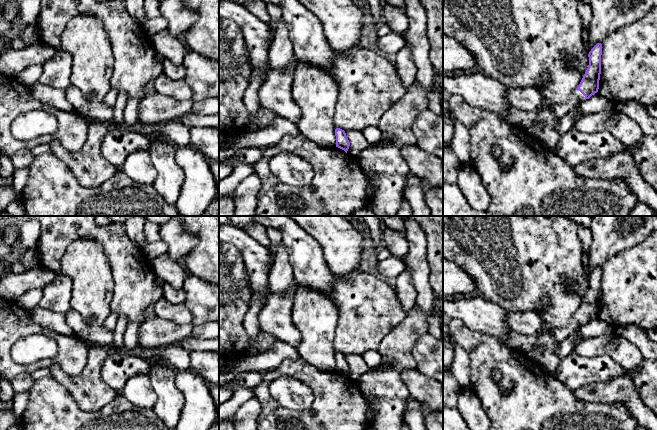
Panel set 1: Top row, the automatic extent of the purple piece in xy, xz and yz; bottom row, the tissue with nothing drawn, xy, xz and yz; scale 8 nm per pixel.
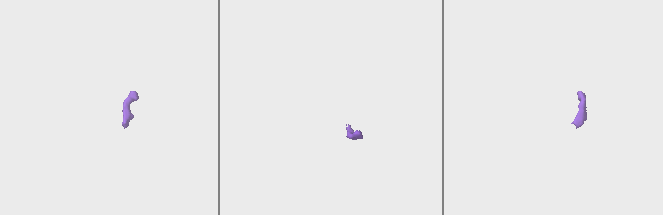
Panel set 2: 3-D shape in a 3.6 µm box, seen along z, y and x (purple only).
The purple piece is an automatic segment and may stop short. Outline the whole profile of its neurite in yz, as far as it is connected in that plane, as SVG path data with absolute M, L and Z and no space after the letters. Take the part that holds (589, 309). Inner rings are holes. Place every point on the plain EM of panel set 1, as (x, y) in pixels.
M597 267L588 278L589 289L579 310L573 315L570 323L566 327L558 328L545 322L538 334L542 331L550 331L558 342L562 342L571 335L577 327L581 327L597 317L601 298L601 279L602 268Z

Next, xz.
M336 352L335 360L336 360L336 371L344 374L347 377L350 370L350 366L346 360L345 355L340 352Z

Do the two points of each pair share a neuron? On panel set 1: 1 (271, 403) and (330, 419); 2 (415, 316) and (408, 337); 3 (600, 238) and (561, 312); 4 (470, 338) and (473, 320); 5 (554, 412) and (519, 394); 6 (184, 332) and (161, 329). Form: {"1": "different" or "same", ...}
{"1": "same", "2": "same", "3": "different", "4": "different", "5": "same", "6": "same"}

